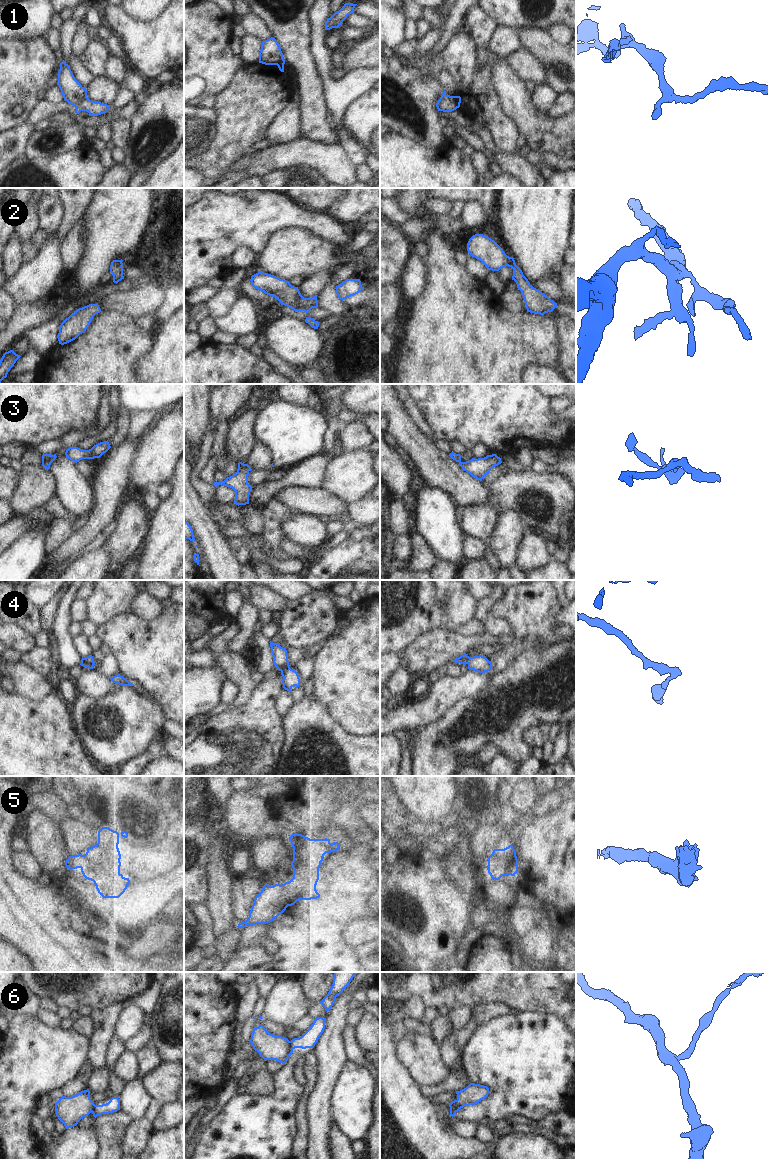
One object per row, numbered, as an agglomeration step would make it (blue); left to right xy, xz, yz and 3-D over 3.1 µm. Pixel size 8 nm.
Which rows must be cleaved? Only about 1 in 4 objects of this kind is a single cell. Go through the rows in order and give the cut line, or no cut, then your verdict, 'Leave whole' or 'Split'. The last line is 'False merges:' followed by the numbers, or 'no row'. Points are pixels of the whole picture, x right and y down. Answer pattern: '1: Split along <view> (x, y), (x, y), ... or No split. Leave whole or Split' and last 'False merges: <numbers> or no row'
1: Split along xy (86, 95), (75, 106). Split
2: No split. Leave whole
3: Split along xy (42, 461), (47, 461), (50, 464). Split
4: No split. Leave whole
5: No split. Leave whole
6: Split along xz (289, 1041), (293, 1048). Split
False merges: 1, 3, 6

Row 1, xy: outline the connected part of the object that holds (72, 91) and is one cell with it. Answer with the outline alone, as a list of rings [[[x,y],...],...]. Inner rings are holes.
[[[64,60],[60,63],[57,85],[64,100],[73,106],[87,96],[87,90],[75,79],[69,65]]]

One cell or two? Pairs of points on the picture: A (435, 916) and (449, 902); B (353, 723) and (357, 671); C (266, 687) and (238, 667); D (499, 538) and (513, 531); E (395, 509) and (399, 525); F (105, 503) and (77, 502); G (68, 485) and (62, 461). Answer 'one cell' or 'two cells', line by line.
A: two cells
B: one cell
C: two cells
D: one cell
E: one cell
F: two cells
G: one cell

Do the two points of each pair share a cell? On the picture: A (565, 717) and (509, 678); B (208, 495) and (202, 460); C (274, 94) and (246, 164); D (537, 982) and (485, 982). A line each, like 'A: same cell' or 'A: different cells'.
A: different cells
B: same cell
C: different cells
D: same cell

